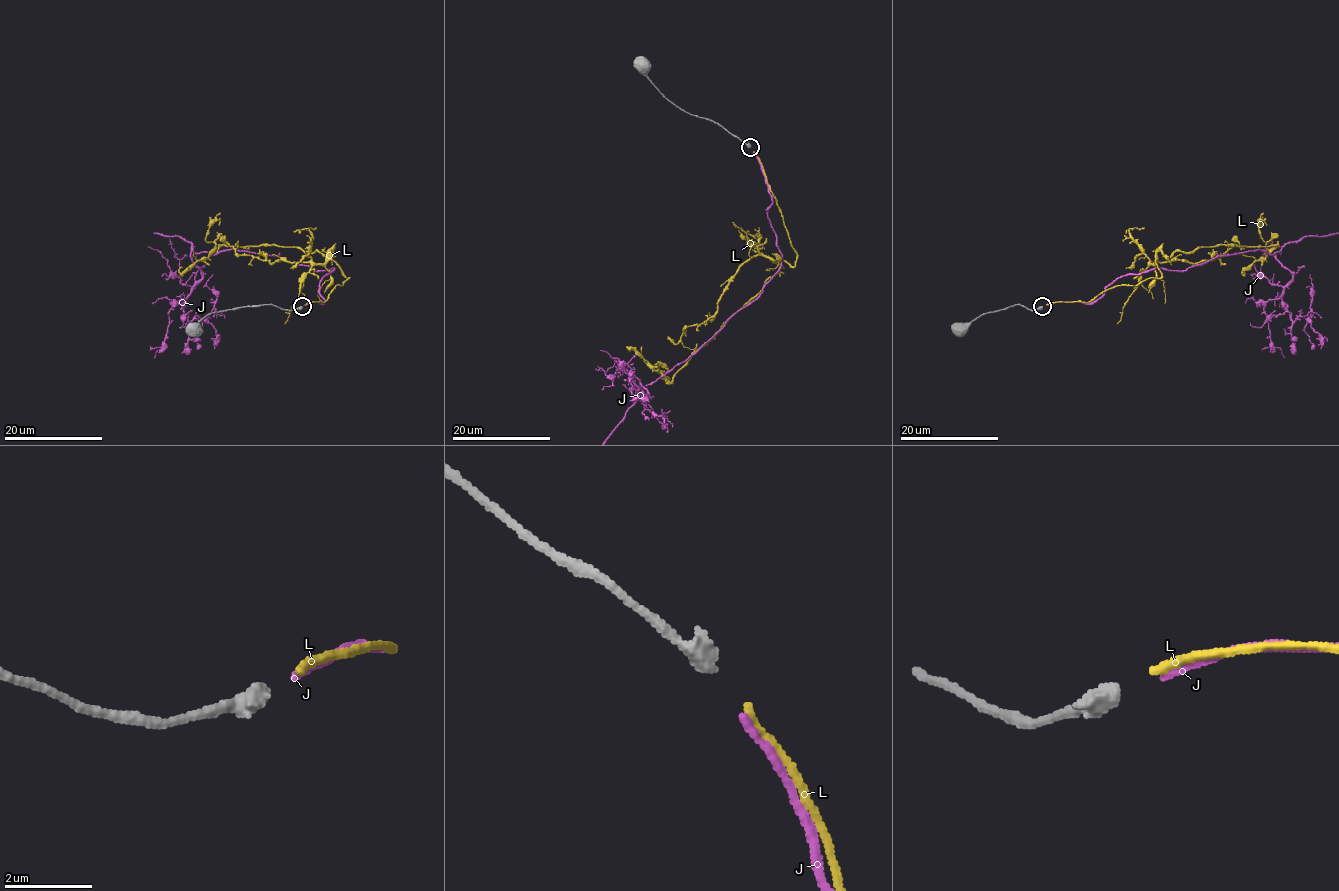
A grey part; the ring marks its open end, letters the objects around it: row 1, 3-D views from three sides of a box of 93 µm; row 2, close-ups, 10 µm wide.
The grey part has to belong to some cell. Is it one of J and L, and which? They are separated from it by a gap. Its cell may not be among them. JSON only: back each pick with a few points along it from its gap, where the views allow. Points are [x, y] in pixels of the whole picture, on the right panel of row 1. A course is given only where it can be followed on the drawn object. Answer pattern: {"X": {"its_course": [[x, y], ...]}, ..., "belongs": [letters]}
{"belongs": []}

